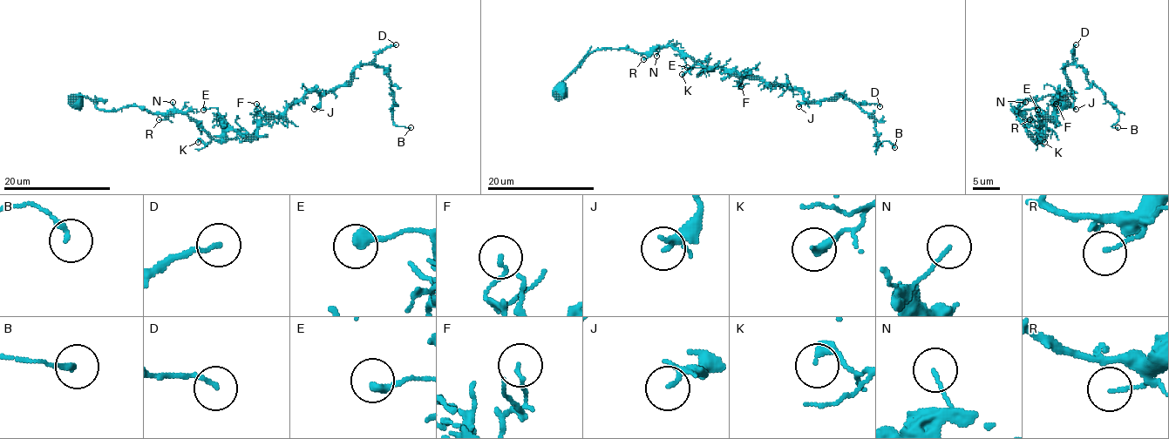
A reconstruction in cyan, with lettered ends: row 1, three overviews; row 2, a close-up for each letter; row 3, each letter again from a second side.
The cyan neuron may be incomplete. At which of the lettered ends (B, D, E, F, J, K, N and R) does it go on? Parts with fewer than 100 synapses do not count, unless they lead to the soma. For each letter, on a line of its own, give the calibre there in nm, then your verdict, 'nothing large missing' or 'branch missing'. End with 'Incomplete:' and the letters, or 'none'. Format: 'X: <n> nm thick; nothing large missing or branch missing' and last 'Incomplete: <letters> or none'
B: 170 nm thick; nothing large missing
D: 130 nm thick; nothing large missing
E: 340 nm thick; nothing large missing
F: 120 nm thick; nothing large missing
J: 240 nm thick; nothing large missing
K: 320 nm thick; nothing large missing
N: 100 nm thick; nothing large missing
R: 100 nm thick; nothing large missing
Incomplete: none

